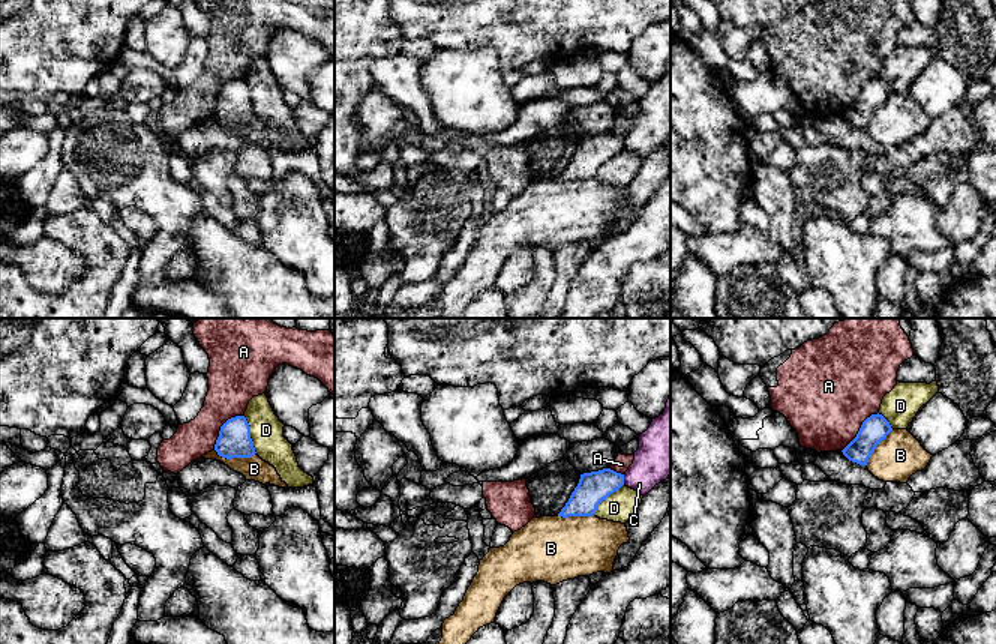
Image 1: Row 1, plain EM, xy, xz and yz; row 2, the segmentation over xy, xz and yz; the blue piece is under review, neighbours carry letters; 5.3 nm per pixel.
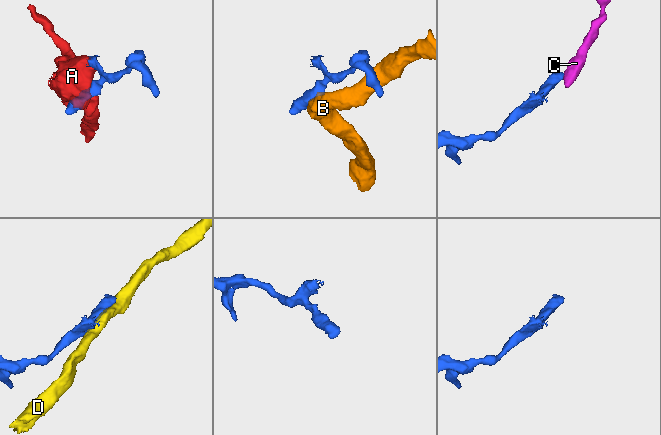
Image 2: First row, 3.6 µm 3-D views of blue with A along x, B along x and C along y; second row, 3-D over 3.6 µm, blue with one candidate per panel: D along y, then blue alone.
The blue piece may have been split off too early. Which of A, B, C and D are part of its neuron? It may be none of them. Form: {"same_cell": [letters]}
{"same_cell": ["A"]}

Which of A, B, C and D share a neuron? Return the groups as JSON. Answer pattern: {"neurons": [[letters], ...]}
{"neurons": [["A"], ["B"], ["C"], ["D"]]}

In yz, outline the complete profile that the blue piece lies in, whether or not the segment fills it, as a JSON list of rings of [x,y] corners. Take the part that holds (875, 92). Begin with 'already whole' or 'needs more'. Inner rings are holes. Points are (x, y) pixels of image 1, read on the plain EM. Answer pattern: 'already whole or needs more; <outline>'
needs more; [[[822,0],[771,23],[760,32],[760,41],[771,60],[770,71],[788,83],[801,111],[818,117],[842,114],[849,125],[867,129],[876,110],[892,95],[879,77],[882,63],[897,48],[900,29],[912,20],[909,0]]]

